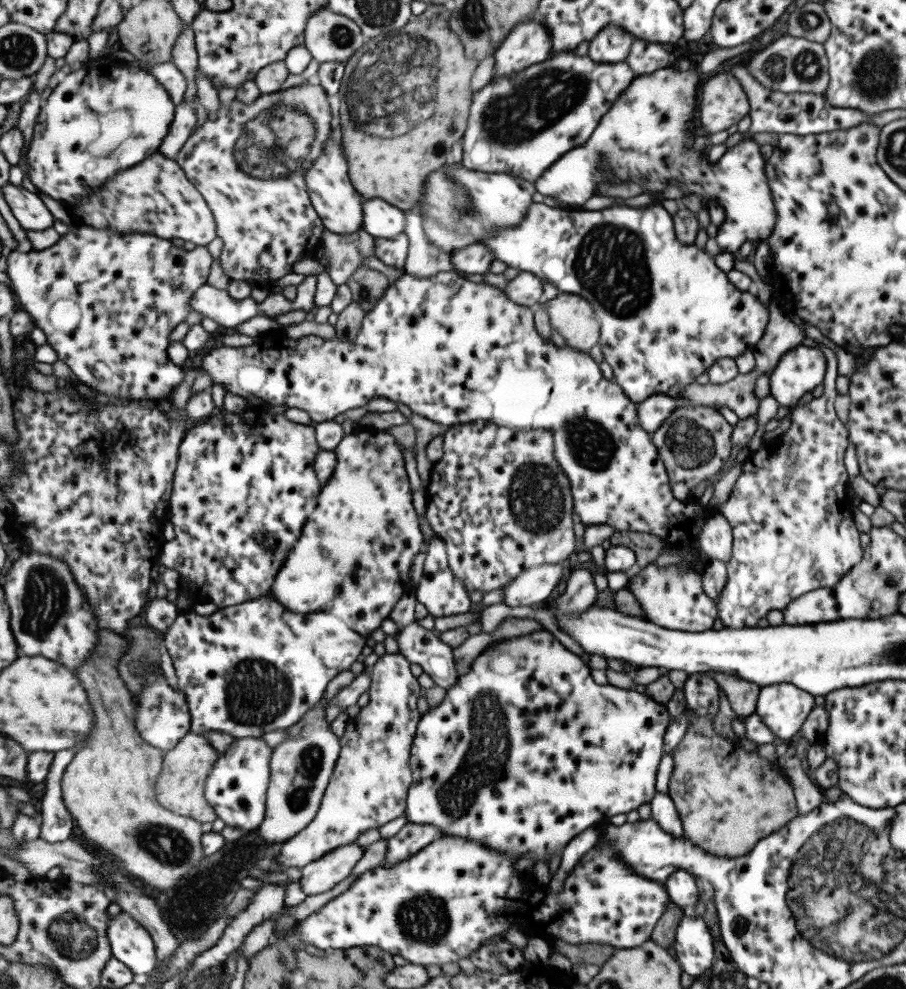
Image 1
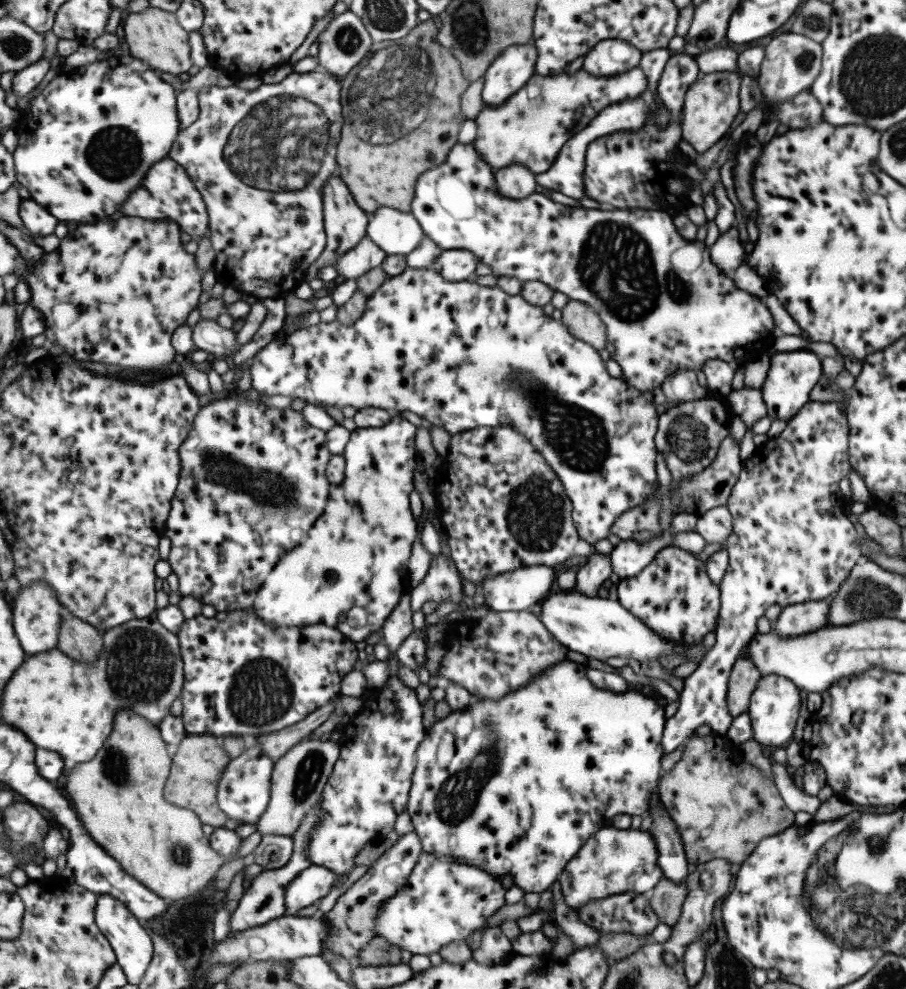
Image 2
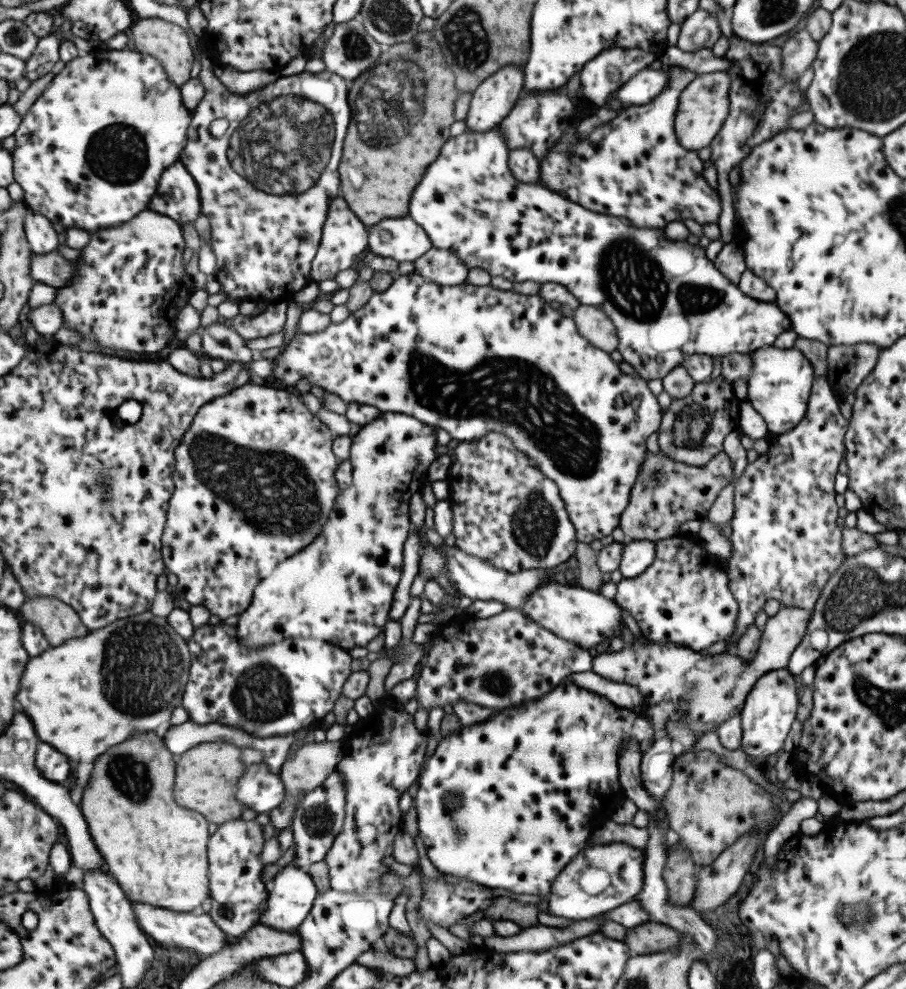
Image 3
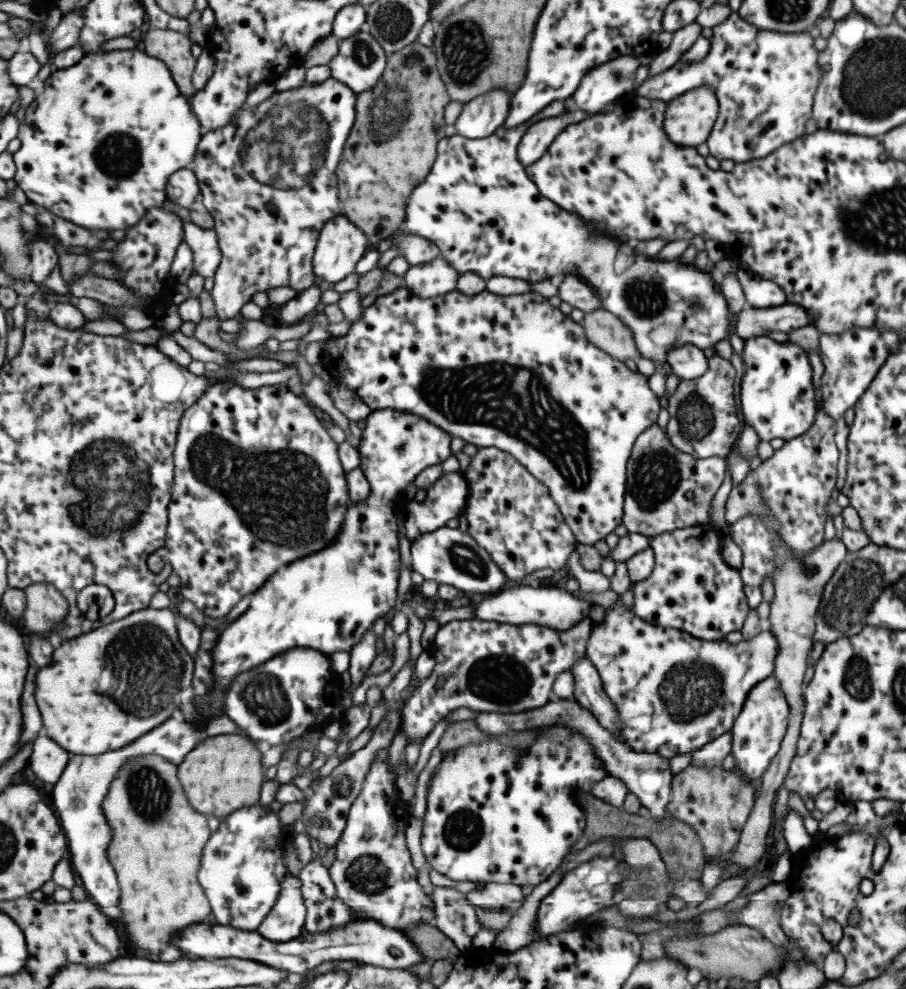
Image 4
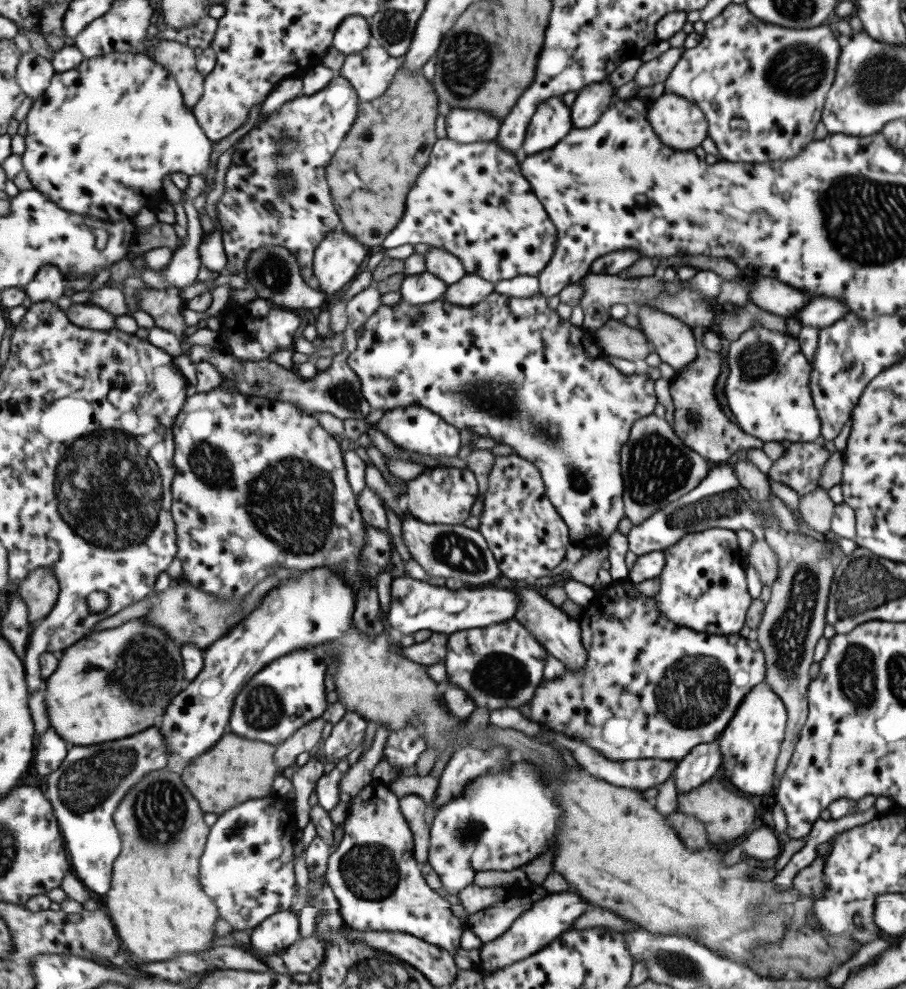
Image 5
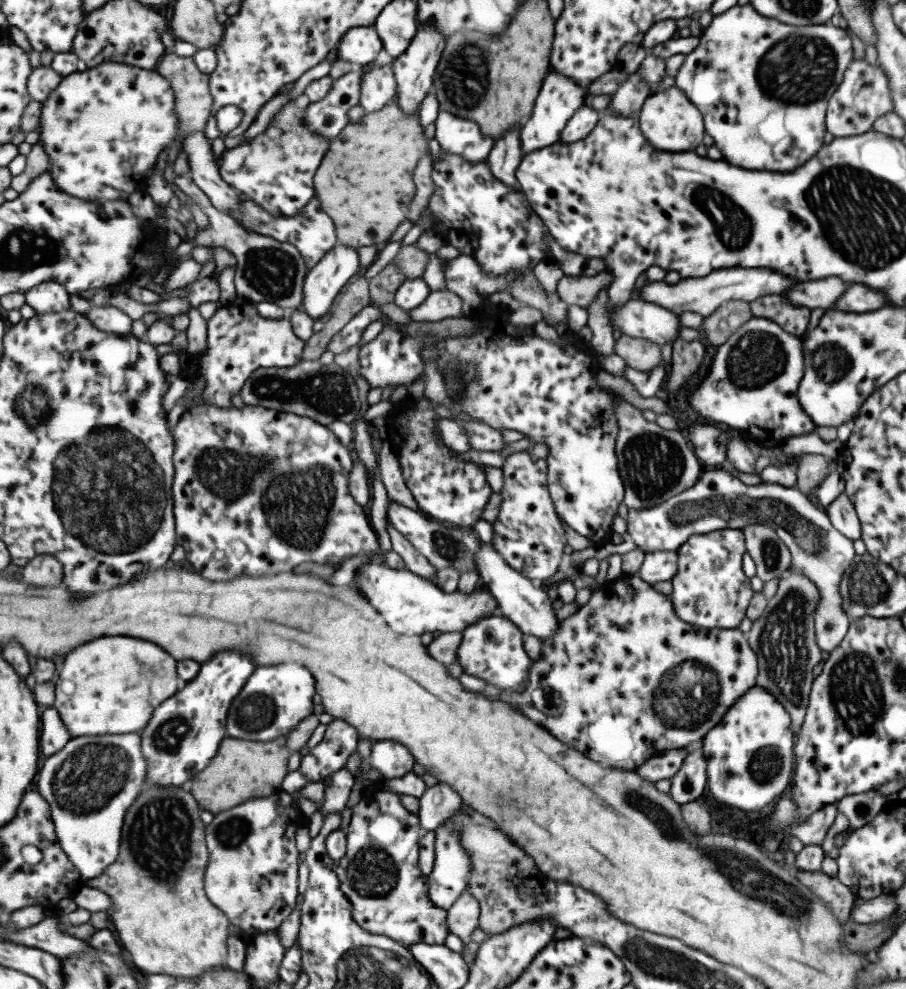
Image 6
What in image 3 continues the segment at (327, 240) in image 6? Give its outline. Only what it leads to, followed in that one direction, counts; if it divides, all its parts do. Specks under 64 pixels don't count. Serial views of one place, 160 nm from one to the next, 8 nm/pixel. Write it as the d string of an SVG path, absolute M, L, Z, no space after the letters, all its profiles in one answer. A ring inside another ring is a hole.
M207 50L201 55L201 83L206 90L203 100L199 106L193 111L192 123L188 130L188 141L182 150L180 160L187 167L187 170L195 177L200 188L202 198L202 214L210 218L212 226L212 247L215 251L217 268L214 276L220 284L220 290L225 292L225 301L235 302L240 305L243 302L262 302L267 305L287 303L293 301L295 294L304 290L310 285L312 280L312 264L315 260L320 244L324 236L324 226L328 217L328 212L332 204L332 200L343 196L342 180L340 179L340 164L342 163L344 153L344 142L348 133L349 125L353 120L353 107L349 106L349 82L339 74L333 74L325 71L321 74L313 74L304 69L299 74L293 76L284 76L268 84L266 87L260 88L249 94L235 94L231 92L228 86L225 86L215 74L214 58ZM224 118L229 122L229 127L225 134L217 139L209 132L209 126L213 120Z

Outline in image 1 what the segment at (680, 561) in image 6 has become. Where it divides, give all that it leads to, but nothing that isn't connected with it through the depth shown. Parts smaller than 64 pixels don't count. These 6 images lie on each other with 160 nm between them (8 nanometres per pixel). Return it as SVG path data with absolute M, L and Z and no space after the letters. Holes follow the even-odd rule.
M680 565L644 566L637 574L629 576L625 588L641 605L645 620L667 630L700 633L711 629L717 616L716 604L703 592L699 571Z

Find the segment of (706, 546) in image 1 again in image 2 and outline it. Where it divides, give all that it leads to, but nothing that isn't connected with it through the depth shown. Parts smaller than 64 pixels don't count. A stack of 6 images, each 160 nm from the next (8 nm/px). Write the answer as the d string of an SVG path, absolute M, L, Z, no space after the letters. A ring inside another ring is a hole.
M726 505L716 506L715 508L710 508L697 516L696 525L694 526L694 531L701 536L701 538L708 542L709 544L726 544L727 537L732 534L732 522L731 515L728 511Z

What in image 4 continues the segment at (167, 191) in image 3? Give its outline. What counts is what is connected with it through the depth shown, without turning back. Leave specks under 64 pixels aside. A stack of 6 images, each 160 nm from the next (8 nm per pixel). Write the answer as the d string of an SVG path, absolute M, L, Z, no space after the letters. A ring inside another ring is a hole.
M187 168L172 174L167 191L167 207L170 206L170 202L175 202L179 206L190 210L202 194L196 171L193 168Z

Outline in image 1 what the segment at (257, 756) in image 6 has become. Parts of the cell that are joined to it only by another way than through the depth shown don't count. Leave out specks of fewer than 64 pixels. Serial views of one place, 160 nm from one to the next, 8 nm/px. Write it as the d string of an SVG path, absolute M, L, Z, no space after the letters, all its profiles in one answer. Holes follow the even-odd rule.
M190 732L181 742L165 753L164 770L157 782L157 799L174 813L193 818L198 822L212 823L219 818L216 810L205 799L207 777L221 754L204 735Z

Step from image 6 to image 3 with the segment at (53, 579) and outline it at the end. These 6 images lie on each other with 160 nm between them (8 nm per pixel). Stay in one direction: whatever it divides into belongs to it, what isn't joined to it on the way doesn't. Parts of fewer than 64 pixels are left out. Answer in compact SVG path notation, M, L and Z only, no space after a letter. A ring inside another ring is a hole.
M30 594L19 611L25 621L31 621L44 630L53 647L67 639L83 638L91 631L72 606L51 594Z

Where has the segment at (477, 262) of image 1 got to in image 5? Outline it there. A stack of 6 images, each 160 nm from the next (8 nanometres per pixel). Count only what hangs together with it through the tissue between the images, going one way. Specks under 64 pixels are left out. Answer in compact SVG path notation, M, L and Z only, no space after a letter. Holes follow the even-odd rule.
M427 271L407 275L399 293L407 304L425 305L445 297L448 289L445 280Z

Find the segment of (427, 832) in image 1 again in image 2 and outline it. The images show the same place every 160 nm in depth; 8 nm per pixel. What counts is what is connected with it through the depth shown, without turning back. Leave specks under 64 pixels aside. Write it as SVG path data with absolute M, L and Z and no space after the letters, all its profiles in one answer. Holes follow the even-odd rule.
M415 832L403 835L392 847L387 848L369 866L367 872L337 898L332 909L324 915L328 918L328 923L332 924L332 928L330 928L330 940L326 942L322 954L343 956L351 964L355 964L360 950L378 936L376 920L380 908L387 904L391 898L401 894L401 890L405 890L409 875L424 852L421 837Z

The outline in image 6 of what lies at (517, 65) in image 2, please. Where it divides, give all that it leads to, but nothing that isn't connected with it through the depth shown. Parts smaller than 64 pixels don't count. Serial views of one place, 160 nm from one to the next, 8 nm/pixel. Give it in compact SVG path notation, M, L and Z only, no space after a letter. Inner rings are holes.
M439 111L436 121L436 140L445 151L463 156L469 162L487 162L496 143L485 134L480 124L449 111Z

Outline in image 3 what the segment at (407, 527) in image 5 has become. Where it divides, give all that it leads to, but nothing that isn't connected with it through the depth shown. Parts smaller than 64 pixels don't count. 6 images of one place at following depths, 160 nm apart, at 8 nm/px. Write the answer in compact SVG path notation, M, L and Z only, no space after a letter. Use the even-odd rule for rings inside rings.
M456 543L453 547L445 546L445 548L446 558L430 545L424 548L421 555L421 576L425 576L425 580L428 580L435 578L435 574L450 574L456 583L459 596L467 596L473 601L498 600L506 604L509 609L519 609L526 602L526 598L529 598L537 587L541 586L539 579L541 569L522 570L513 574L508 570L497 568L484 559L465 553L465 550L459 548Z

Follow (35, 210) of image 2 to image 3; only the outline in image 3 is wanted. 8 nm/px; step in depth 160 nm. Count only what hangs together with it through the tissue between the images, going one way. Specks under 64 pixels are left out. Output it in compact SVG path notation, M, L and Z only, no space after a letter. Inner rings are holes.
M33 209L26 214L26 235L33 253L44 255L58 248L59 236L53 223L44 214Z

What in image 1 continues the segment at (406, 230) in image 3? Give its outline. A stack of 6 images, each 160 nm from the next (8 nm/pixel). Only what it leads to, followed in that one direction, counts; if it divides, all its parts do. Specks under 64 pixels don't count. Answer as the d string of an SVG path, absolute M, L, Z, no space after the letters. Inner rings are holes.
M379 197L364 199L363 228L377 239L400 237L406 229L405 211Z

